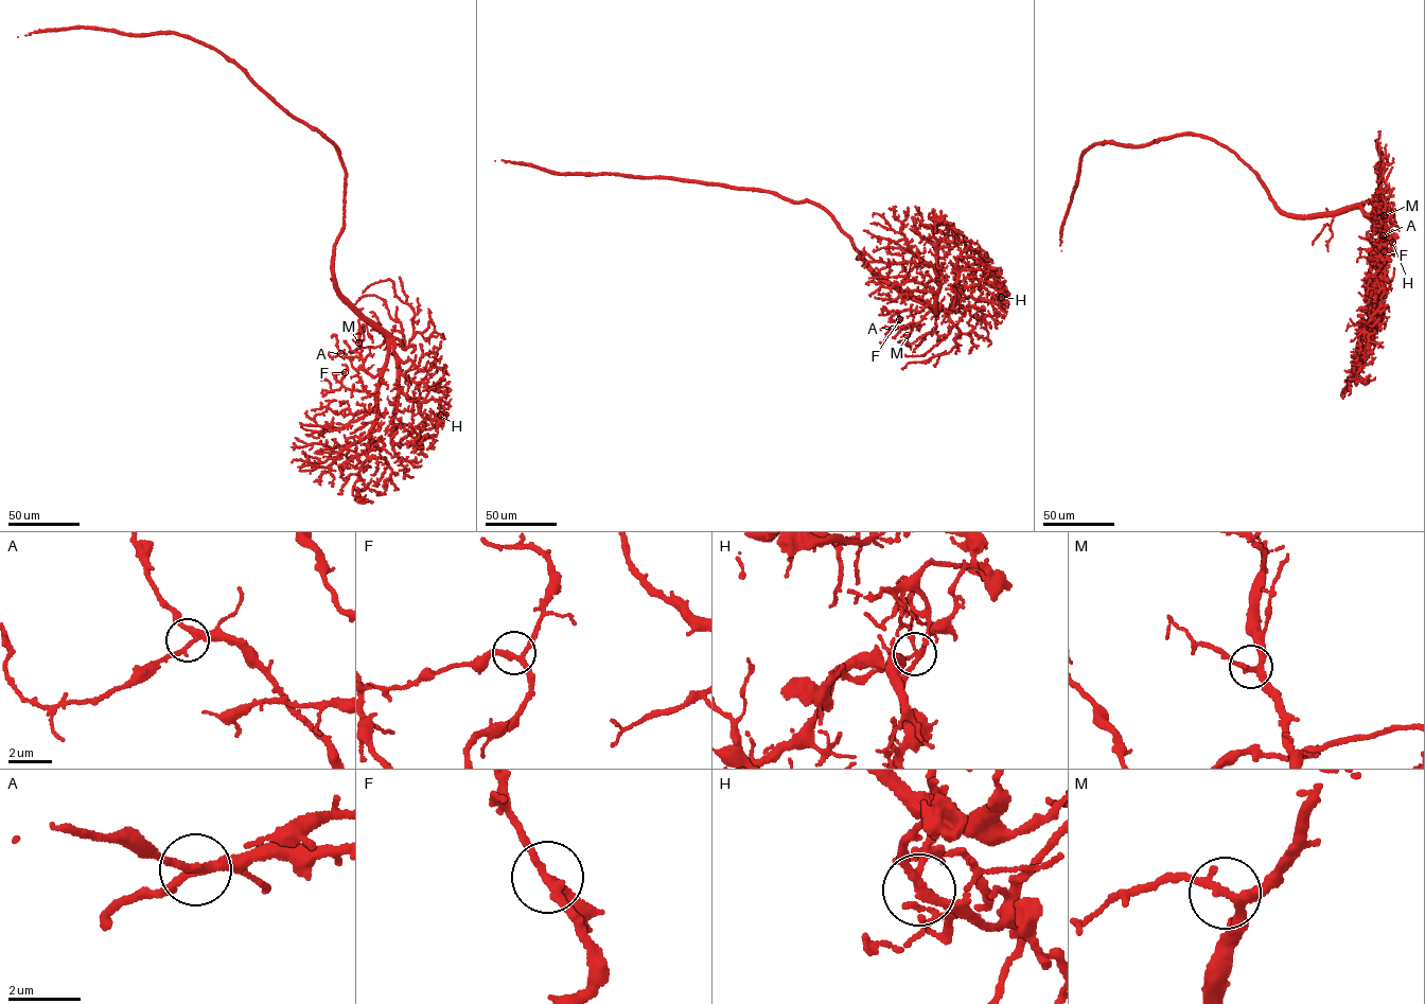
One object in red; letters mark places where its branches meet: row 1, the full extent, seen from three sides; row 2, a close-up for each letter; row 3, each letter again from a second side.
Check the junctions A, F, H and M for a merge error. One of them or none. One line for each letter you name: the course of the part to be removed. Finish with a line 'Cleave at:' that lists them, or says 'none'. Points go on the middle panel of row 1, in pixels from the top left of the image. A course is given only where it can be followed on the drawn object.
Cleave at: H

